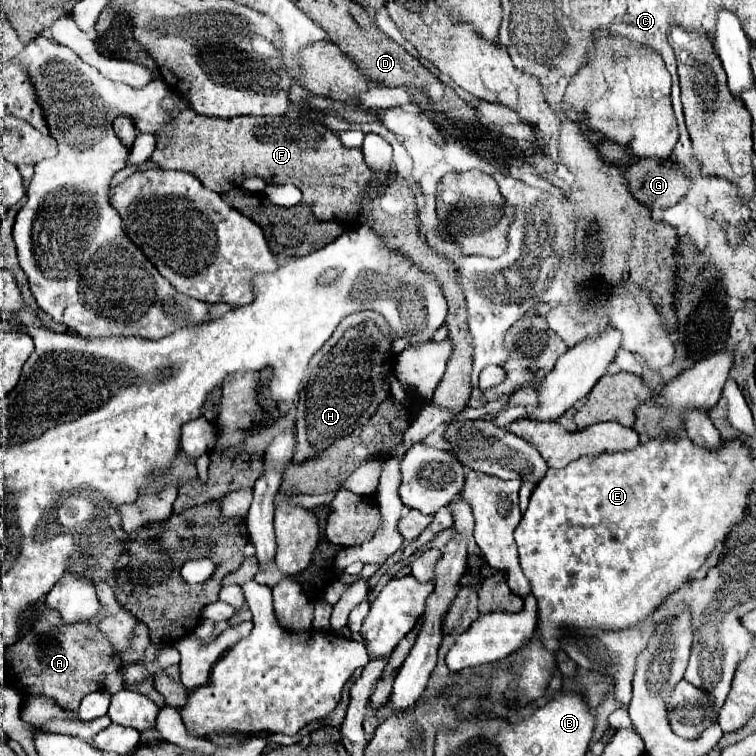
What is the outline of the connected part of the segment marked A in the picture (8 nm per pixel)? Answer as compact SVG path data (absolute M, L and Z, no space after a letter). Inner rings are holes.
M46 604L44 608L36 610L38 616L30 632L46 634L26 634L8 648L8 686L22 696L48 696L66 710L78 710L80 700L86 694L104 688L106 674L120 670L126 662L136 662L138 656L150 646L148 628L144 622L138 622L138 626L134 626L134 638L130 638L130 646L126 650L114 650L114 646L106 642L102 630L98 630L98 622L106 618L106 606L100 606L100 612L90 622L74 624L64 624L62 616Z

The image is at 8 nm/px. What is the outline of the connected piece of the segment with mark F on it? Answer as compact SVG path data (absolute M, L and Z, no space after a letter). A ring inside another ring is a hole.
M190 108L172 118L170 126L156 136L156 150L150 160L158 168L184 170L196 176L206 188L222 194L236 186L242 186L246 178L260 176L266 184L294 184L302 192L302 202L318 216L320 222L338 222L346 230L354 230L362 224L372 226L378 232L386 248L410 258L422 272L430 274L444 292L448 302L448 338L452 340L452 354L446 364L446 374L434 392L434 402L454 412L462 412L470 398L470 370L472 370L472 344L466 324L464 294L458 284L454 266L436 256L420 238L416 224L414 196L406 182L386 172L368 170L362 150L344 148L340 138L318 122L304 116L240 116L240 118L212 118L200 116ZM380 188L380 196L378 196Z

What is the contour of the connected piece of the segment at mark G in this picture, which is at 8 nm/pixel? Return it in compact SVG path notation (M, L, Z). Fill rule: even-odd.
M638 160L626 168L624 180L634 198L650 210L666 210L674 206L690 186L690 180L670 160L666 164L656 160Z

